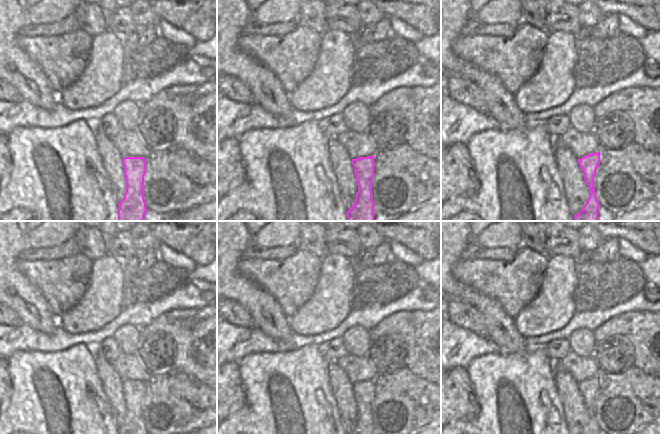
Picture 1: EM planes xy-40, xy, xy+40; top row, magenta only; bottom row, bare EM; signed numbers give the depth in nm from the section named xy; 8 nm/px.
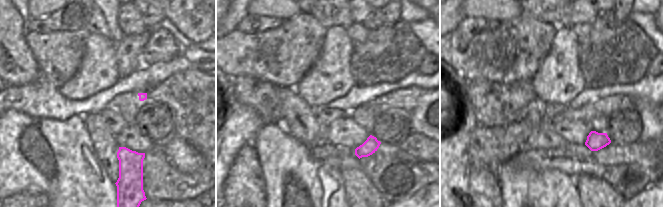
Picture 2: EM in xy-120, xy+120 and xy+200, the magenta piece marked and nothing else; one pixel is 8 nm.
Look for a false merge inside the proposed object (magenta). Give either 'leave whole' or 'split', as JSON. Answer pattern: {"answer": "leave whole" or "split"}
{"answer": "leave whole"}

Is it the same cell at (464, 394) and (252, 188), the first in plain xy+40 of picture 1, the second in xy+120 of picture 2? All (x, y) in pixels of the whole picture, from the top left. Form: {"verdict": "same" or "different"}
{"verdict": "same"}

